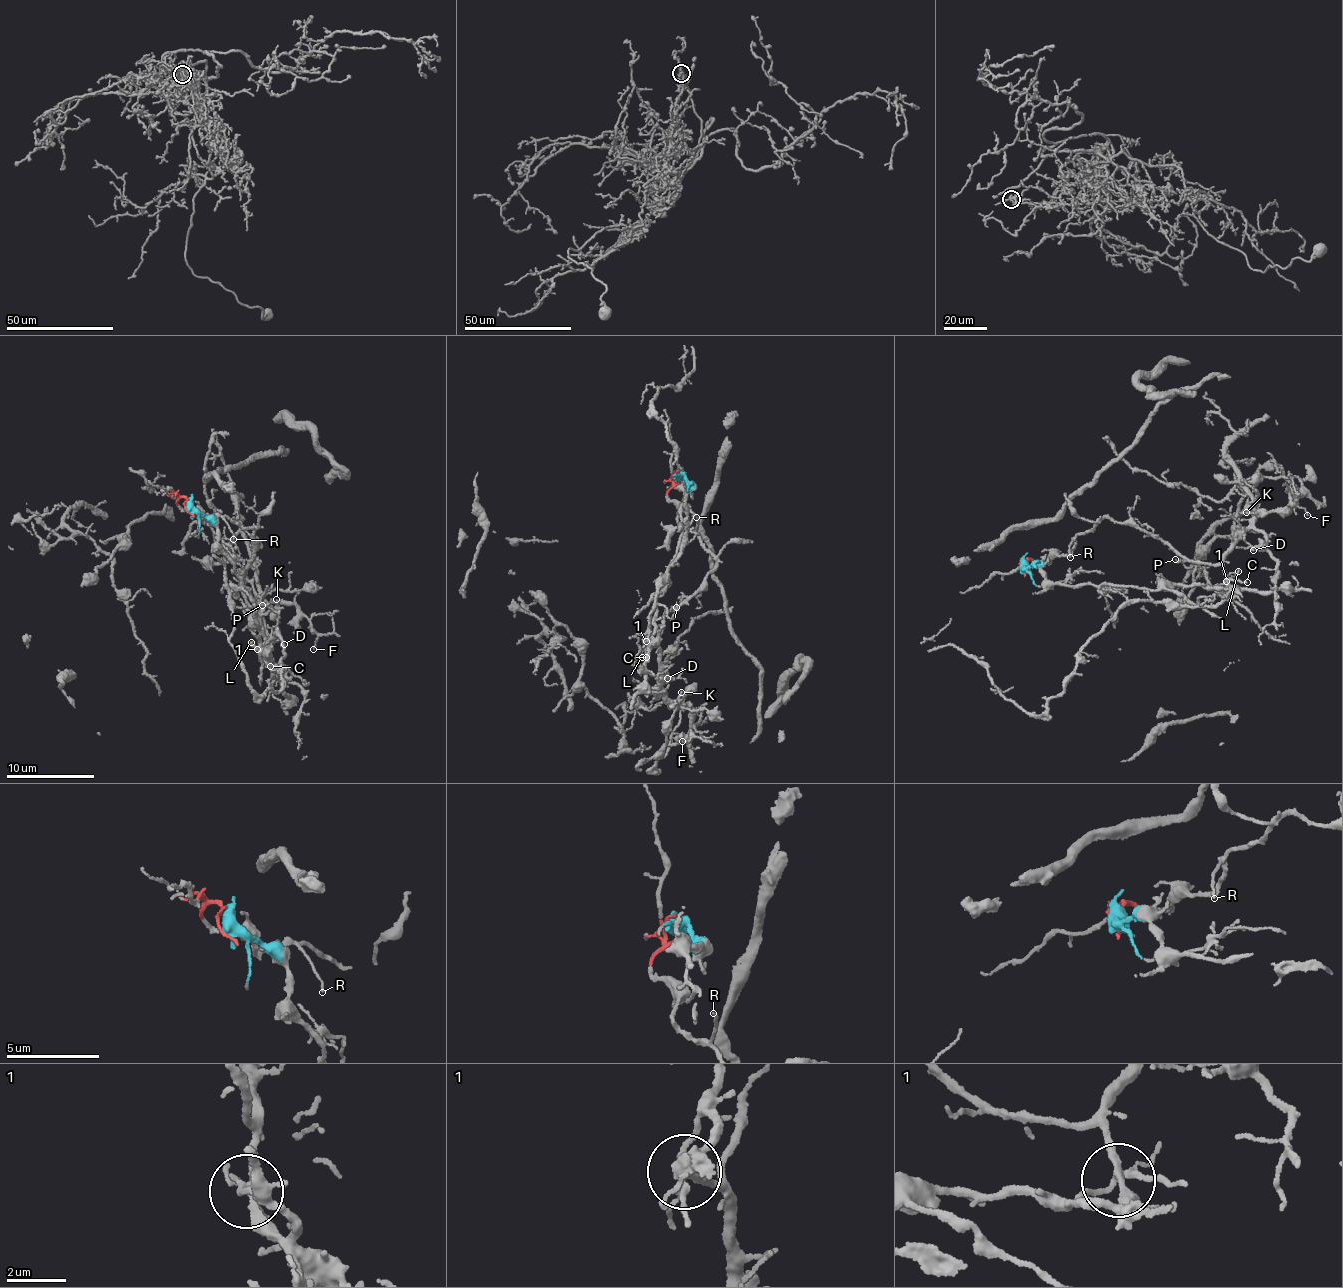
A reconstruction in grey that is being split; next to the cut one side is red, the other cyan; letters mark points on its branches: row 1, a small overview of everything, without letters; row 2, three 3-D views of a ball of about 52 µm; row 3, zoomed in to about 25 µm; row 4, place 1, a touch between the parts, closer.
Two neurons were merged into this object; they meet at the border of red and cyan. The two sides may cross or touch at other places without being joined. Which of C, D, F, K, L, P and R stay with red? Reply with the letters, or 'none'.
D, F, K, P, R

